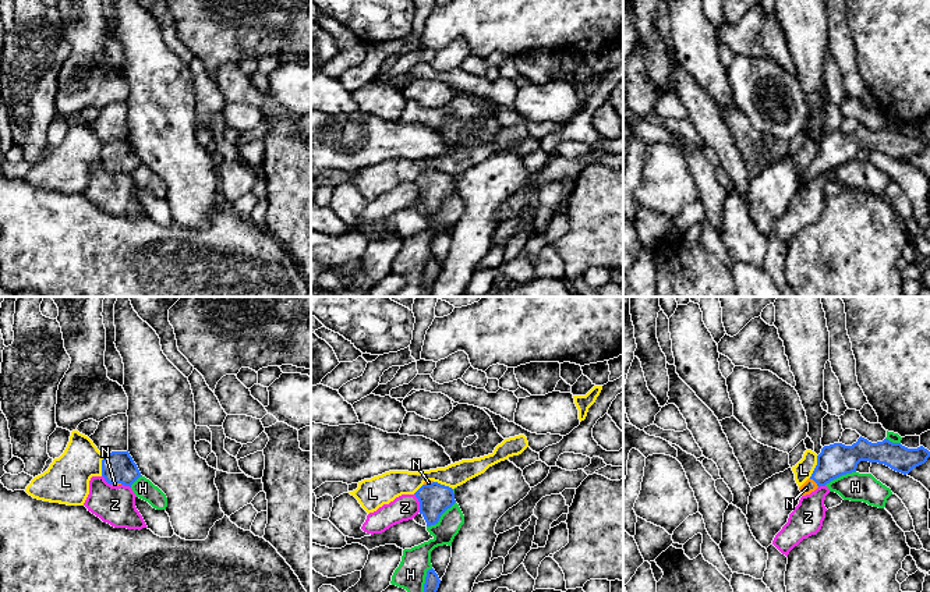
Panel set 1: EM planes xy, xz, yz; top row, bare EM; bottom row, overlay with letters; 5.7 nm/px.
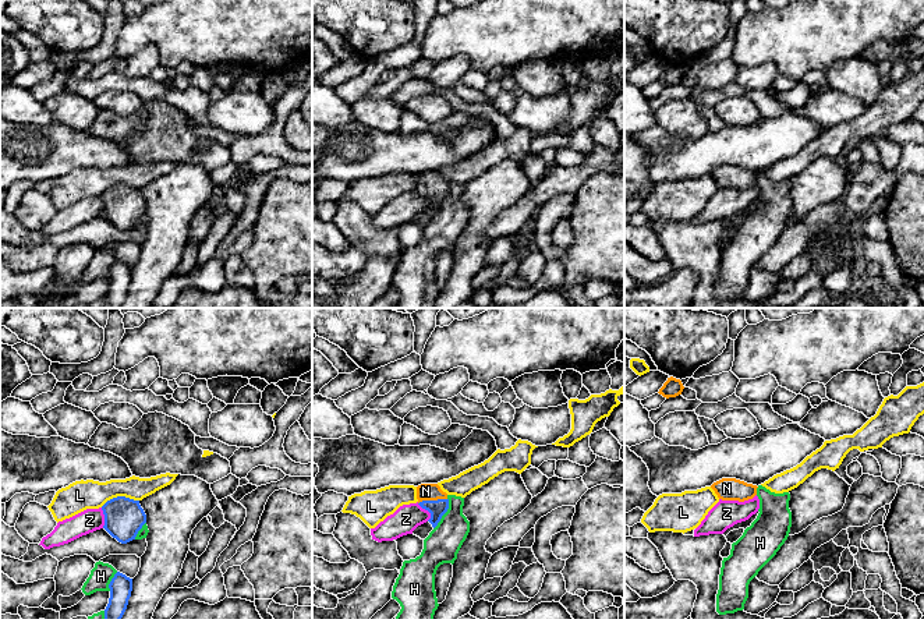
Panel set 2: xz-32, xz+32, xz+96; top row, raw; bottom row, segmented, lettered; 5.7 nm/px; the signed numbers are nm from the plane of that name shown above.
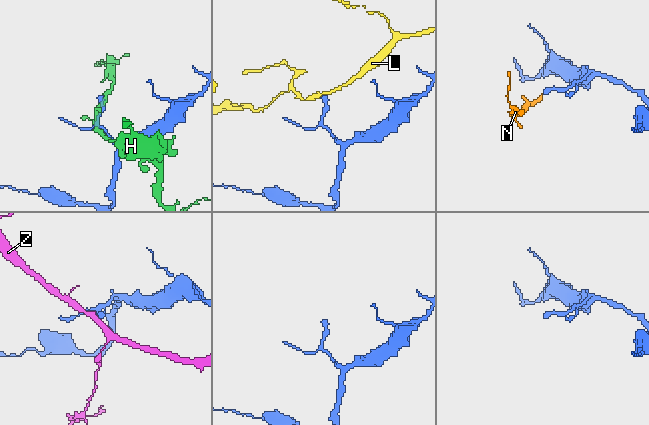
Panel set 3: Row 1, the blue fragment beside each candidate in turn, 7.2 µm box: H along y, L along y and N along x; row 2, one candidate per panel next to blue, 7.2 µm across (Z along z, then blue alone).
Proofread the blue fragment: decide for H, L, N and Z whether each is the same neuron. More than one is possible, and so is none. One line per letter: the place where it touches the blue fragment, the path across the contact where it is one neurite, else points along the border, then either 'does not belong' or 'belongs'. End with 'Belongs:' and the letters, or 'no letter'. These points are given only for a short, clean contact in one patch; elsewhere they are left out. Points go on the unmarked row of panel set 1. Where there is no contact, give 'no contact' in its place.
H: xz (424, 275) | does not belong
L: xy (102, 153) | along xy (103, 142), (101, 163) | does not belong
N: yz (814, 169) | across yz (835, 148), (814, 169), (809, 174) | belongs
Z: xz (420, 191) | along xz (414, 181), (420, 199) | does not belong
Belongs: N

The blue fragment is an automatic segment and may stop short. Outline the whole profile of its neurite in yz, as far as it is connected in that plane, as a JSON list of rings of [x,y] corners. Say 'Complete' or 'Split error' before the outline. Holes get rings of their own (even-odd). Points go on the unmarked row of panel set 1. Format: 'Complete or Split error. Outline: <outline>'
Split error. Outline: [[[859,125],[852,134],[834,131],[824,134],[817,143],[817,153],[811,164],[799,176],[800,182],[806,184],[820,174],[825,174],[831,169],[856,160],[860,149],[878,150],[904,163],[913,156],[924,152],[930,145],[930,139],[923,134],[908,137],[901,131],[892,131],[888,127],[871,131],[864,125]]]

